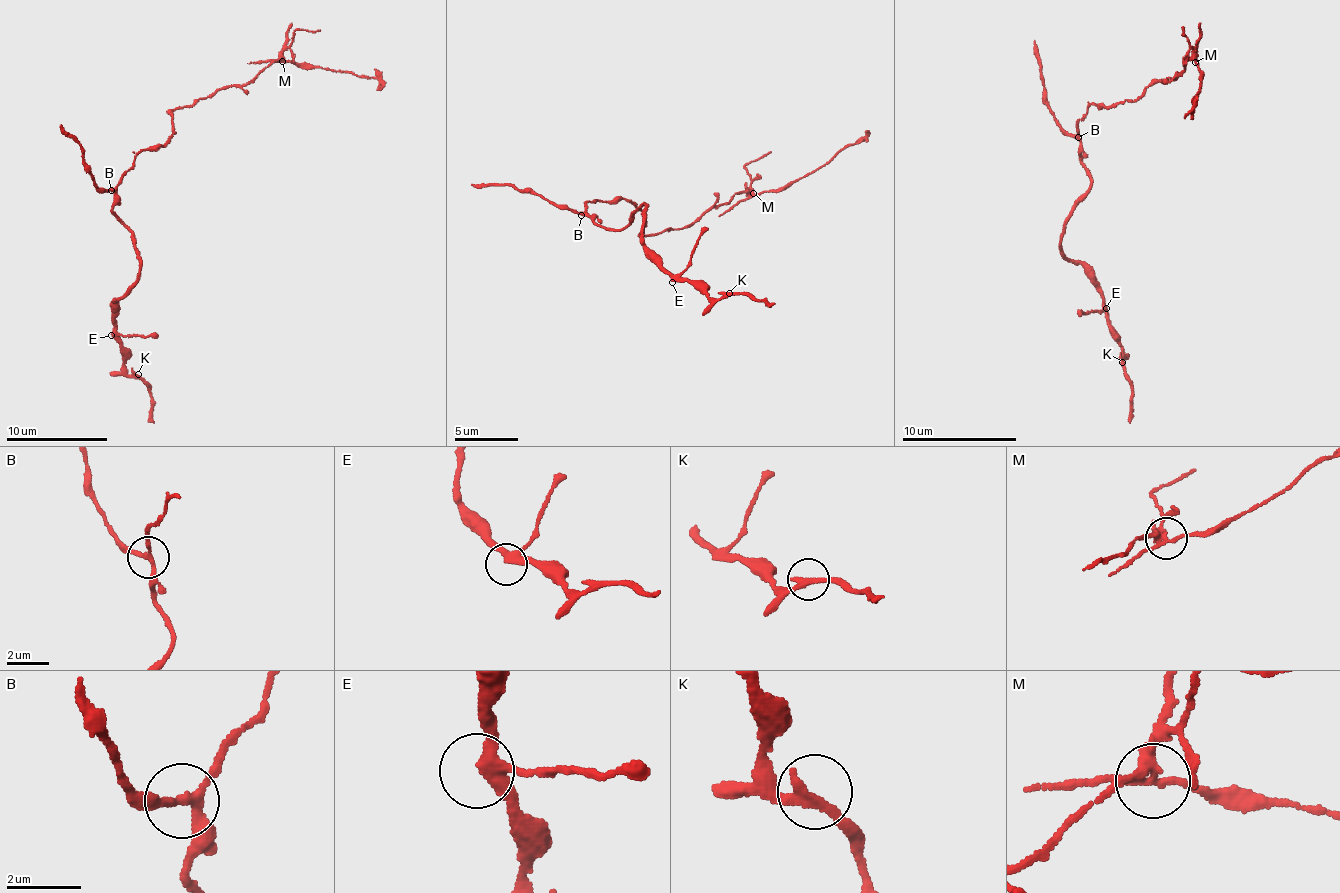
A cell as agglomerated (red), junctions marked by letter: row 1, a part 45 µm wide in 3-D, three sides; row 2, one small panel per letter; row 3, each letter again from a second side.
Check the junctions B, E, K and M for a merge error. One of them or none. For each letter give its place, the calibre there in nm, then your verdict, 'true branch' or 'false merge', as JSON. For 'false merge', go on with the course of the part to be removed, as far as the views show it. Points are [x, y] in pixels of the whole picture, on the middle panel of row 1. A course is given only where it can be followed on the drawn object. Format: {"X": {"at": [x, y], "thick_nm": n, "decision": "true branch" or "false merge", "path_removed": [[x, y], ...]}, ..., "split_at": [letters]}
{"B": {"at": [581, 215], "thick_nm": 200, "decision": "true branch"}, "E": {"at": [672, 282], "thick_nm": 240, "decision": "true branch"}, "K": {"at": [729, 293], "thick_nm": 240, "decision": "true branch"}, "M": {"at": [753, 193], "thick_nm": 240, "decision": "false merge", "path_removed": [[752, 194], [784, 189], [826, 166], [865, 132]]}, "split_at": ["M"]}

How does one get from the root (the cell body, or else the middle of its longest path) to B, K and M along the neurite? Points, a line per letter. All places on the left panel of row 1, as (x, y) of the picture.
B: (133, 164), (111, 190)
K: (133, 164), (116, 187), (112, 214), (129, 230), (139, 275), (112, 312), (124, 369), (138, 374)
M: (133, 164), (141, 150), (166, 147), (174, 110), (222, 88), (251, 83), (281, 60)

